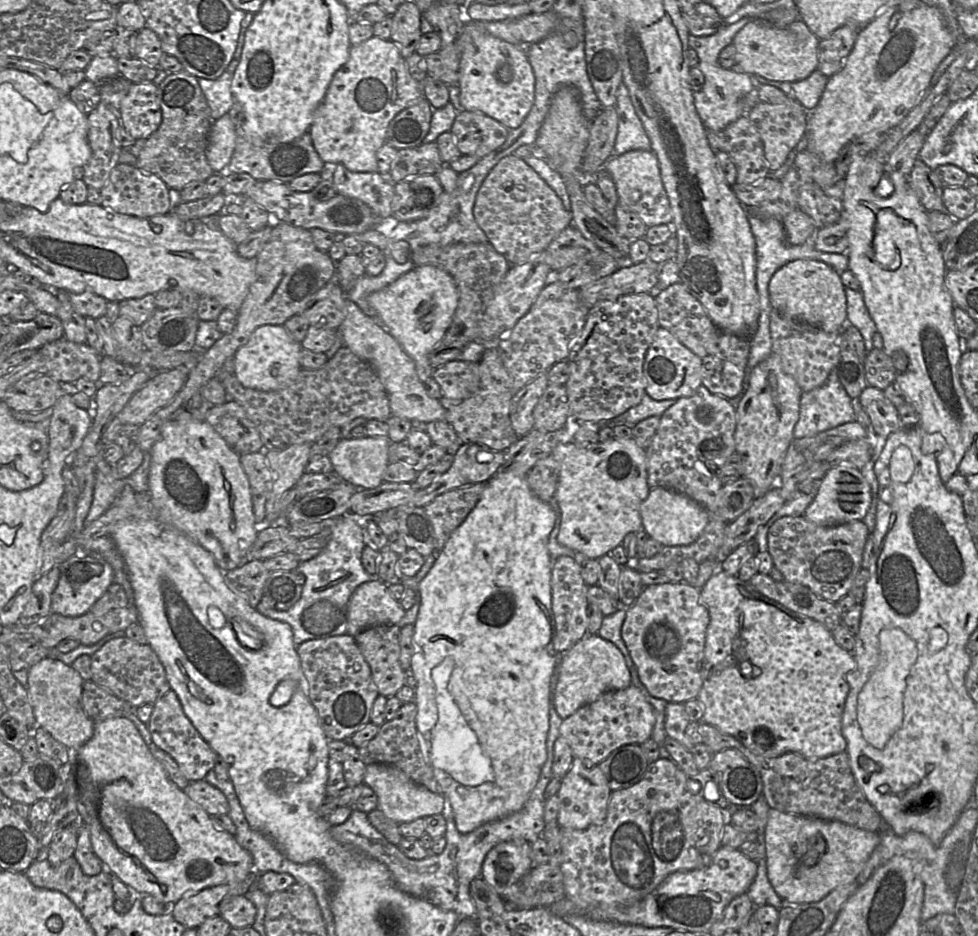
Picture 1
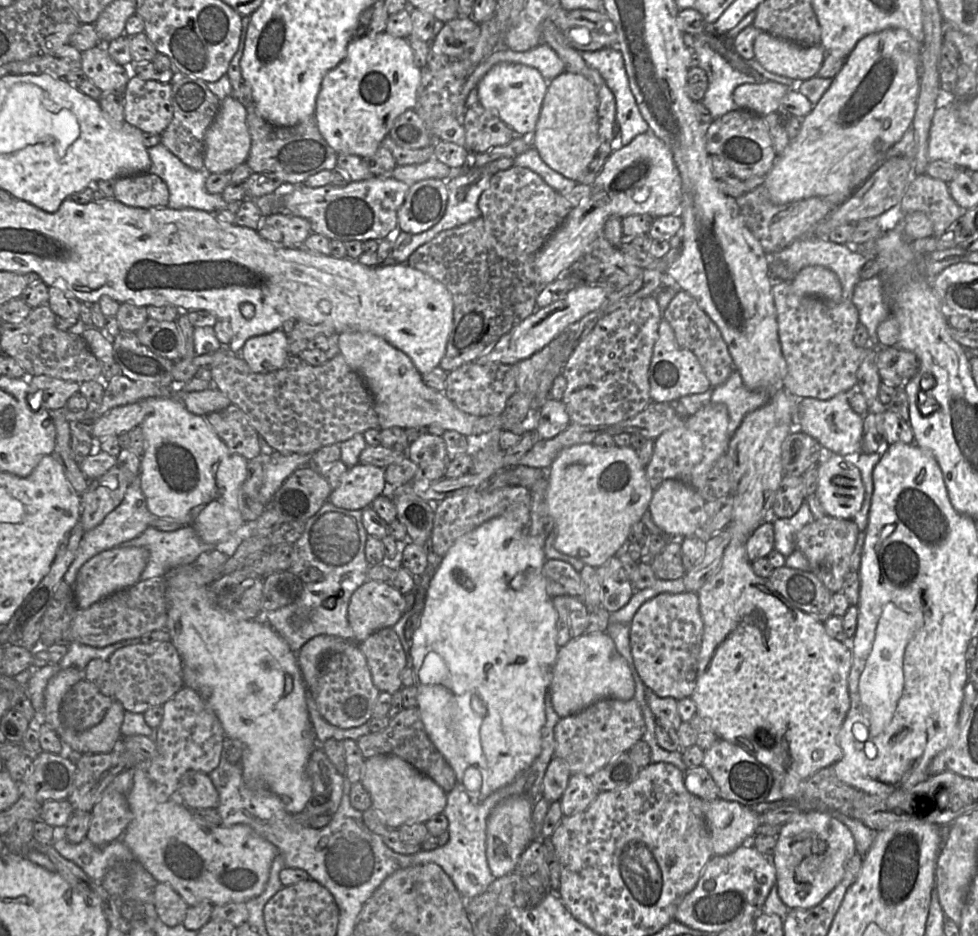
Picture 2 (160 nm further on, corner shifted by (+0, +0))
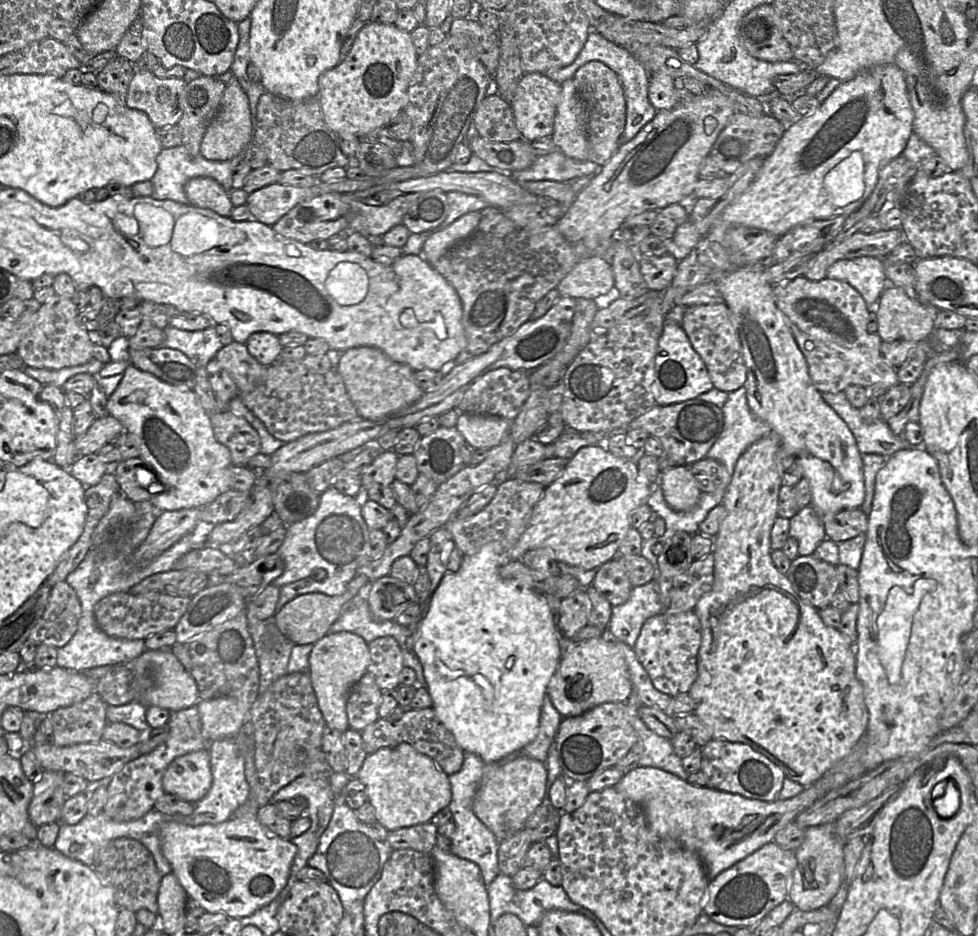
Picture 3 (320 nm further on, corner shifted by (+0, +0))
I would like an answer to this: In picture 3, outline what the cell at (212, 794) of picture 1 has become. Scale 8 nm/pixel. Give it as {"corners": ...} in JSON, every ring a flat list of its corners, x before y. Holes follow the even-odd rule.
{"corners":[[208,749,177,757,164,773,164,792,191,803,201,800,212,786,210,758]]}

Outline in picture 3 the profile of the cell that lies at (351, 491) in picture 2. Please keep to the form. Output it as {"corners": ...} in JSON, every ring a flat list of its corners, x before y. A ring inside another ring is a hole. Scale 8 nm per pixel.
{"corners":[[393,450,381,451,379,456,360,474,363,492,372,485,391,486,395,479,399,455]]}

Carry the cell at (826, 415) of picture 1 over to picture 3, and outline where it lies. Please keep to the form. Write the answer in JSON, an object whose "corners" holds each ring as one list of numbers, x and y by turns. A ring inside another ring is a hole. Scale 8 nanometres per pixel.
{"corners":[[844,391,823,392,821,396,845,421,856,439,861,454,875,453,889,457,899,450,912,447,902,435,893,433,887,421,865,420,860,410,849,402]]}

